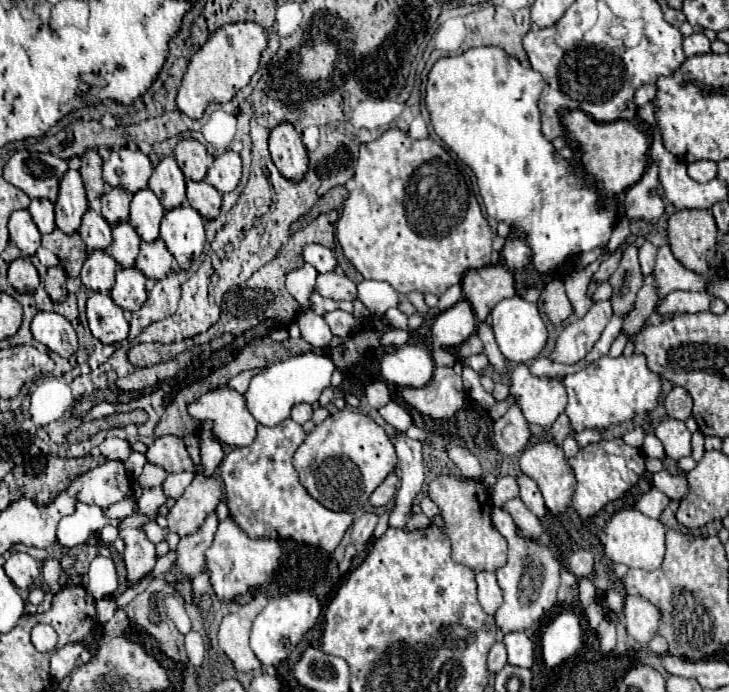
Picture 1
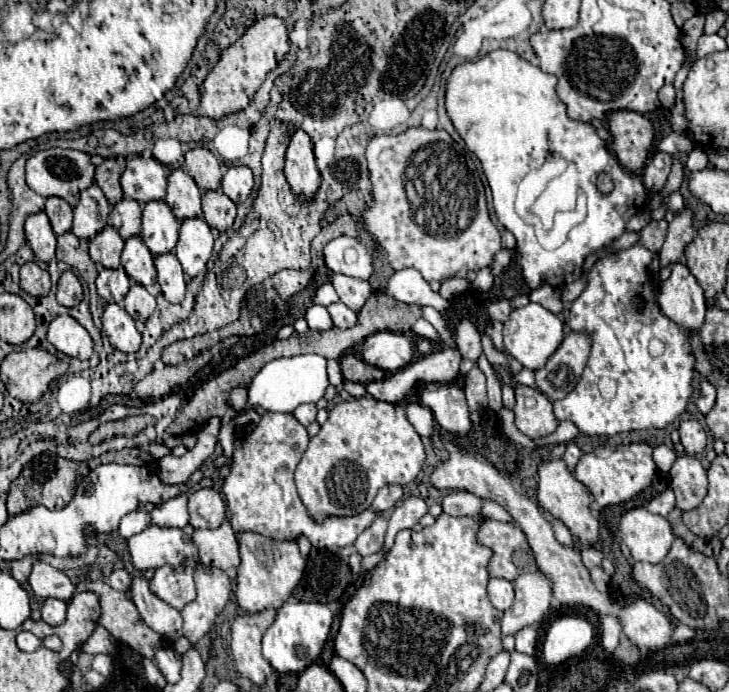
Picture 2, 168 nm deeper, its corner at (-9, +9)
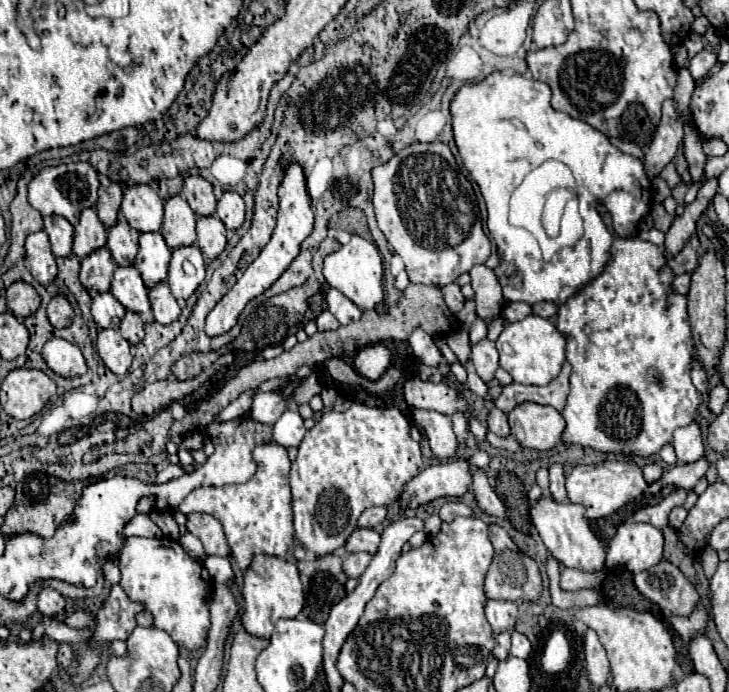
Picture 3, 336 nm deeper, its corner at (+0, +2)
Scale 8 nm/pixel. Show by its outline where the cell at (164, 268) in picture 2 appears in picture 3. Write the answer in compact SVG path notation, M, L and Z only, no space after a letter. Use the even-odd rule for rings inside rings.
M160 282L158 286L154 286L148 296L150 296L150 306L152 306L154 320L158 324L170 324L170 322L178 320L180 306L178 306L176 298L172 296L172 292L168 290L166 282Z

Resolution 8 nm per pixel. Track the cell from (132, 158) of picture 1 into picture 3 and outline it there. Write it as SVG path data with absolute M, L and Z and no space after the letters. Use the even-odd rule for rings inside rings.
M134 184L124 190L122 216L140 234L160 232L164 218L164 202L150 186Z

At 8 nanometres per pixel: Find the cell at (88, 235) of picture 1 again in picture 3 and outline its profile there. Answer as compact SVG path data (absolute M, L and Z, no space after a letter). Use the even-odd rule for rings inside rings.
M106 248L92 252L80 262L80 282L88 292L108 292L116 264Z

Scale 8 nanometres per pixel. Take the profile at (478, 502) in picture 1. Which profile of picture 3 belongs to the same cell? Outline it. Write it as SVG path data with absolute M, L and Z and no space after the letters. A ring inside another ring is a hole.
M492 524L490 526L490 542L494 544L494 560L490 564L490 572L486 576L486 596L490 600L512 600L512 602L536 602L542 594L542 576L540 576L540 568L538 564L522 554L516 544L512 542L512 538L498 526Z

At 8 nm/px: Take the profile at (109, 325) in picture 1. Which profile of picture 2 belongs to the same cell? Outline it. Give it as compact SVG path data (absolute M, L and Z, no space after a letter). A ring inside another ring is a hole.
M107 303L101 317L103 331L109 337L111 345L125 353L135 353L141 347L141 333L135 325L135 319L117 303Z

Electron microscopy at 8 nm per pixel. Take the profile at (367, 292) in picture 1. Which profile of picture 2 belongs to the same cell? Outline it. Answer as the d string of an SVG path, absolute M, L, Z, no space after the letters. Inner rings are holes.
M411 267L395 271L385 283L385 293L401 303L415 303L421 307L431 305L437 311L449 309L449 301L445 301L439 293L433 293L421 273Z

